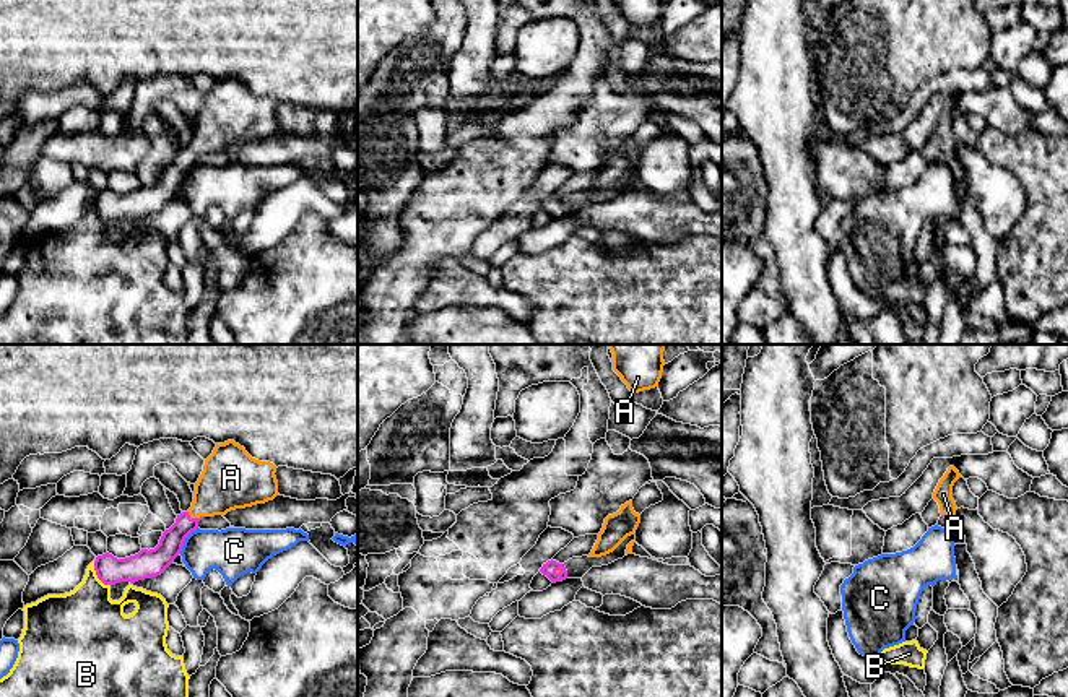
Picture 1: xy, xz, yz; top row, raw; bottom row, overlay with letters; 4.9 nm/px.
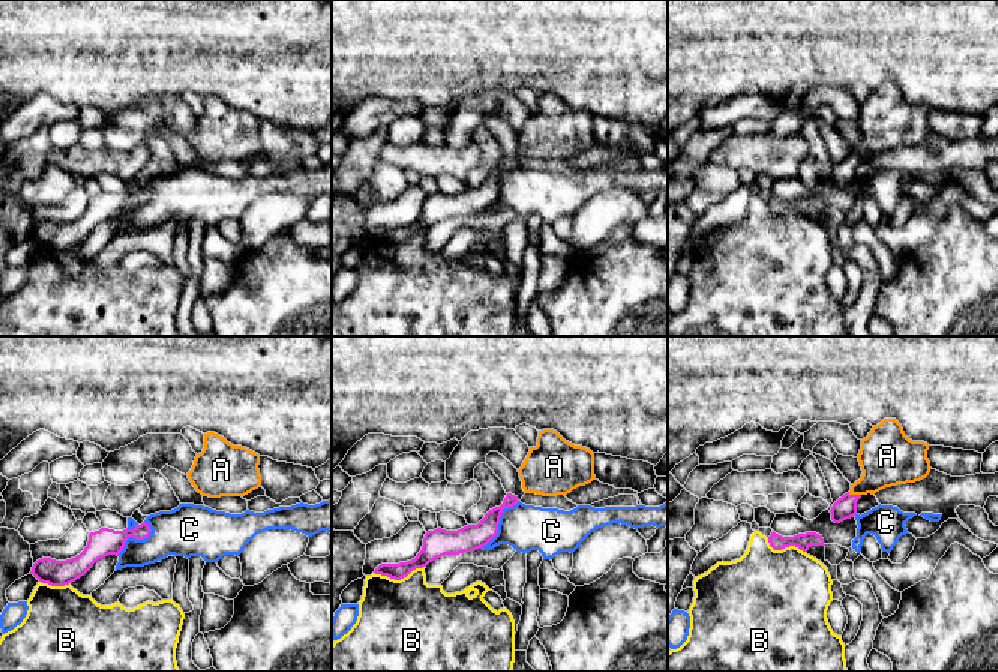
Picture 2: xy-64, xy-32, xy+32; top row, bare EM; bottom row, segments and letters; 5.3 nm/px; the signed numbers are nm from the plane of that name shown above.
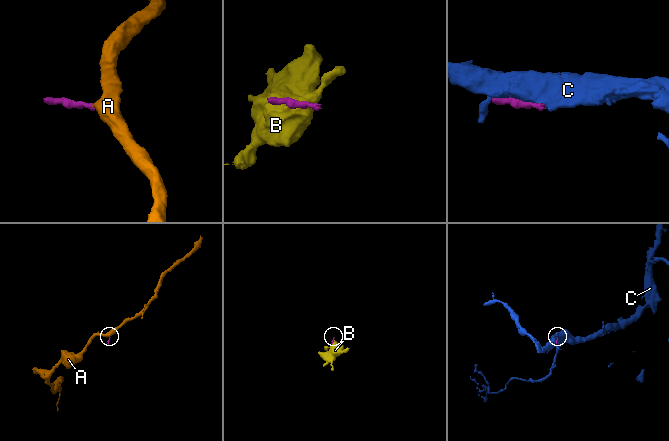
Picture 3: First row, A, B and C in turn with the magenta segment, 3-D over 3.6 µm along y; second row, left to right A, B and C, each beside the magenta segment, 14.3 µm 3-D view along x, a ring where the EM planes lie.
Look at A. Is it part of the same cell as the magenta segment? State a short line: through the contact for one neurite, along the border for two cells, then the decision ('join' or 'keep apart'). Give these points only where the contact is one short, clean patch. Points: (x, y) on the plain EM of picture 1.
xy (171, 179), (195, 155), (228, 117) | join

